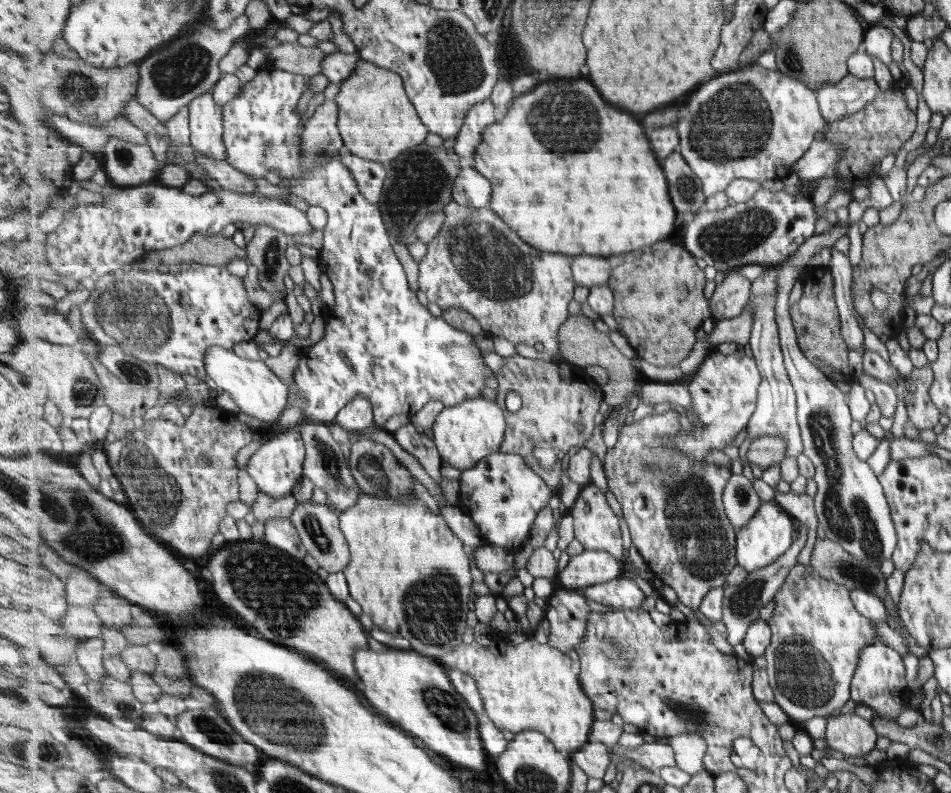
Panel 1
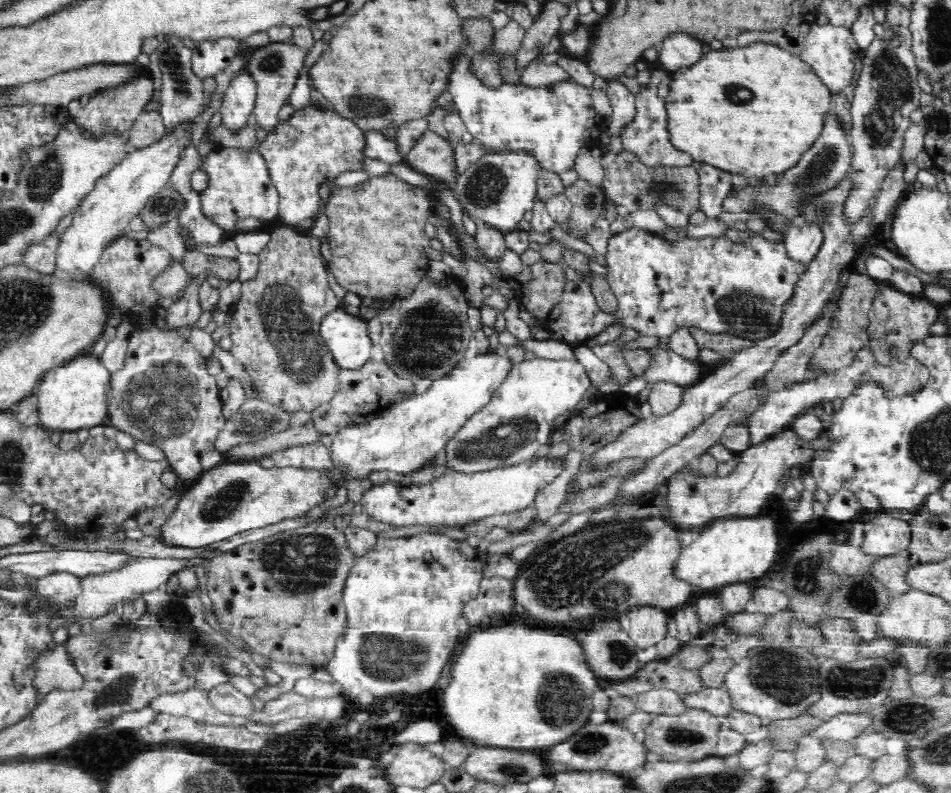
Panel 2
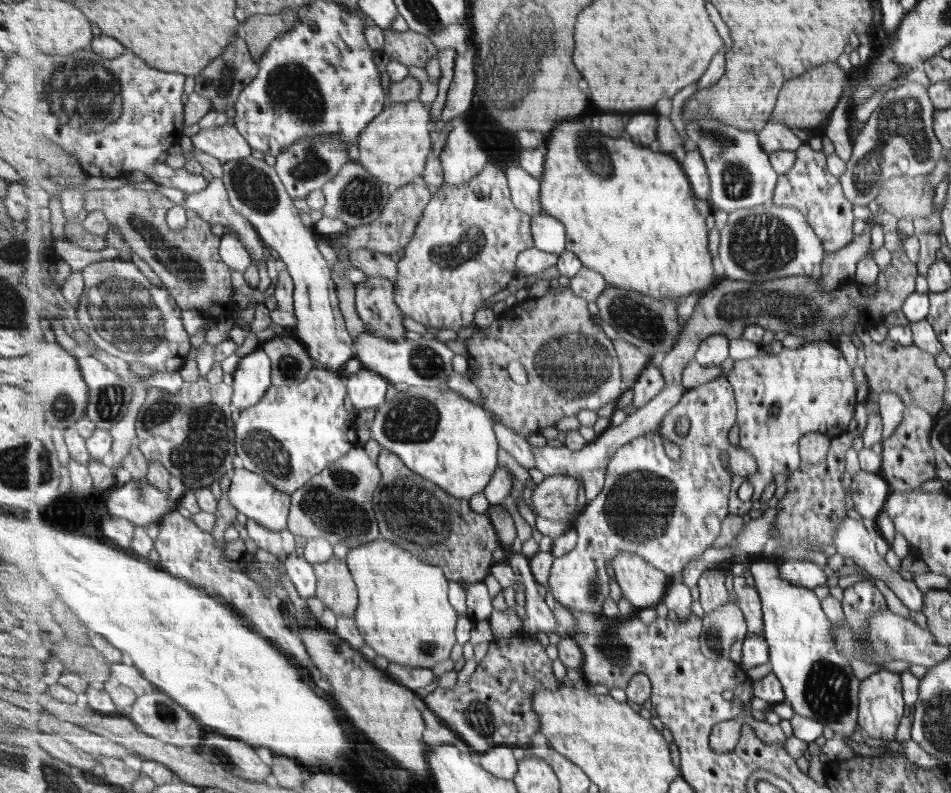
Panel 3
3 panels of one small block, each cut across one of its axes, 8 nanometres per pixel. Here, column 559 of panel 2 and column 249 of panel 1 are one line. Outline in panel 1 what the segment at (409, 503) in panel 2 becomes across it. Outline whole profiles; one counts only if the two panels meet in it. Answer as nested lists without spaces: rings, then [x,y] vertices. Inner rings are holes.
[[[299,423],[261,444],[247,462],[247,471],[260,492],[265,492],[271,498],[285,498],[293,494],[293,488],[304,477],[305,458],[306,444]]]

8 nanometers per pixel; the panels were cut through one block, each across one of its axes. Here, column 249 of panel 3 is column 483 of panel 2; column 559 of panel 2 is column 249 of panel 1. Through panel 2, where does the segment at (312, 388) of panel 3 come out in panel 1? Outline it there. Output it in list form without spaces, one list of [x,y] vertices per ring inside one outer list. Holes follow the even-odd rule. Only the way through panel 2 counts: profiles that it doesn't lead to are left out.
[[[213,347],[205,356],[205,369],[217,386],[228,392],[240,412],[262,420],[265,424],[274,424],[283,416],[291,396],[289,385],[275,376],[275,372],[265,362],[241,358],[233,349]]]

